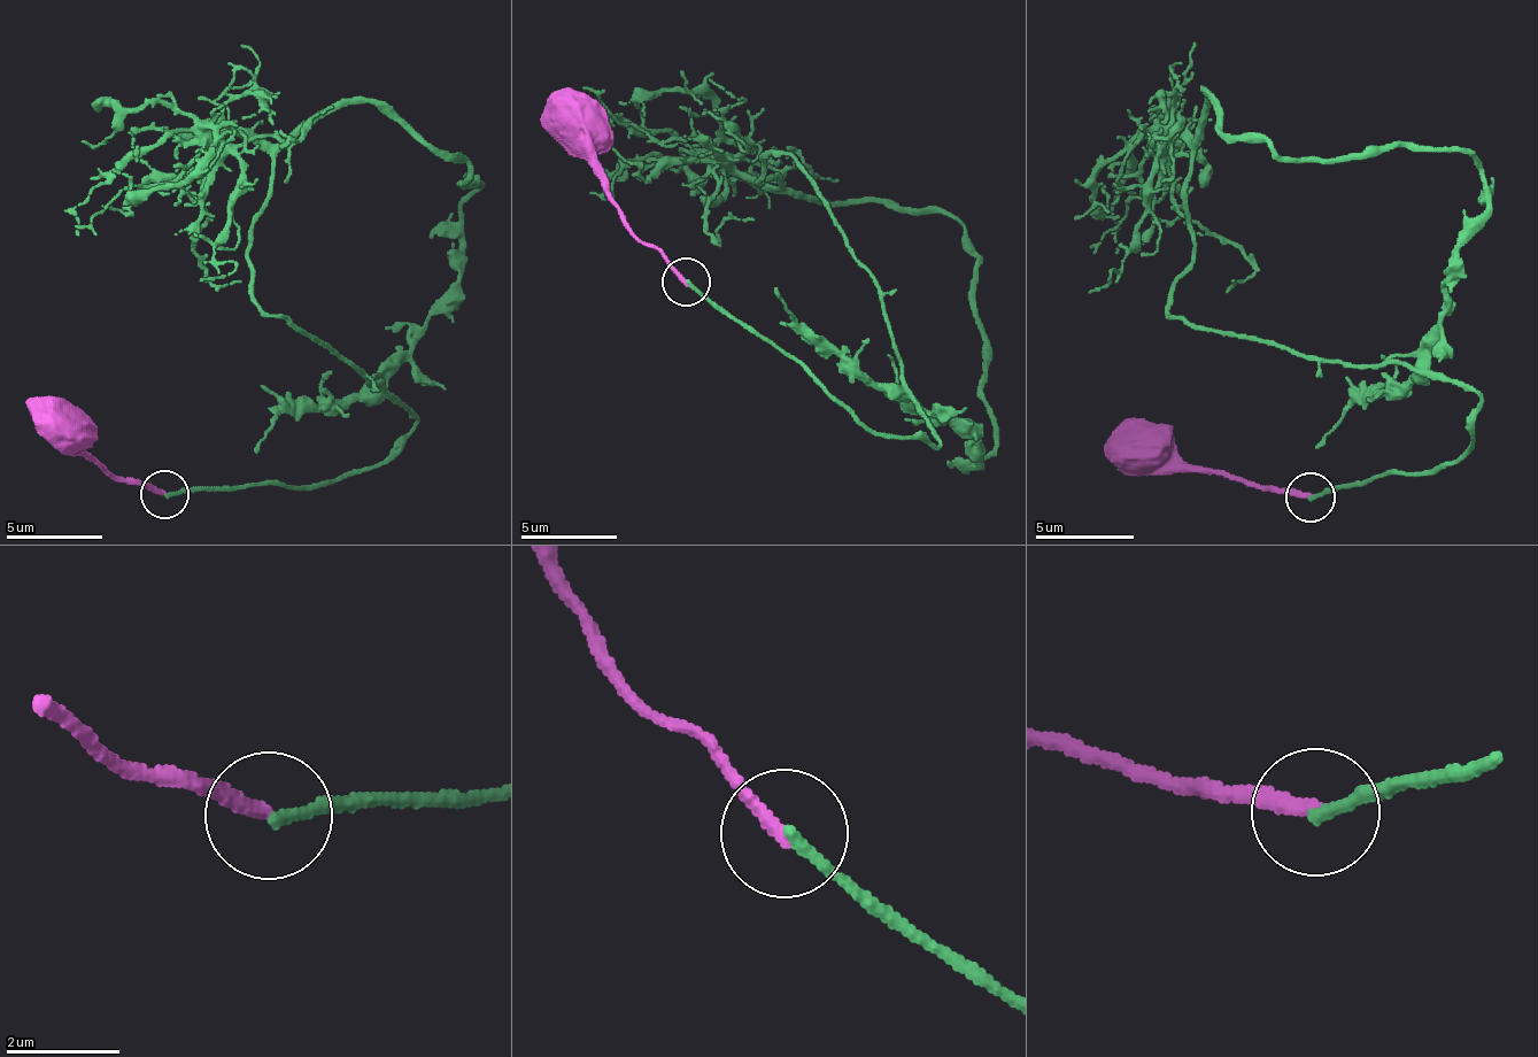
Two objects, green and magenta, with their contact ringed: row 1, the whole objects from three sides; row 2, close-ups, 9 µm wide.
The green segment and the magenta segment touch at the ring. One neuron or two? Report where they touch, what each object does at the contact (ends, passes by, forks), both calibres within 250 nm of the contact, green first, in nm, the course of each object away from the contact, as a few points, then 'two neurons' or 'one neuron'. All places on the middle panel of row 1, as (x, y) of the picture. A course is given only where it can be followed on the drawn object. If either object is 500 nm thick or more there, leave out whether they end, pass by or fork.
(686, 282) | green ends | magenta ends | 200/240 nm | green via (687, 283), (879, 434), (940, 442), (817, 184), (712, 169), (709, 232), (754, 216) | magenta via (687, 283), (634, 231), (609, 193), (561, 90) | two neurons

